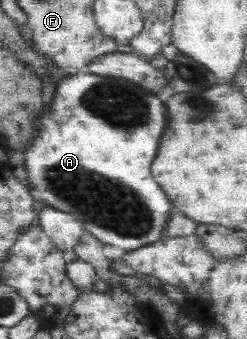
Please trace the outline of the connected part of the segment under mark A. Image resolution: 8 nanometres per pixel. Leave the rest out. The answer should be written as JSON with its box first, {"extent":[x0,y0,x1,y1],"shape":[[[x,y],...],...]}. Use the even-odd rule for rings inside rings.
{"extent":[24,71,174,251],"shape":[[[72,71],[72,76],[56,88],[51,113],[40,122],[39,139],[24,152],[28,176],[34,188],[29,190],[31,195],[45,200],[48,207],[74,215],[86,231],[115,250],[131,251],[158,242],[168,234],[167,226],[174,206],[155,181],[151,164],[170,120],[167,104],[159,95],[134,81]]]}

